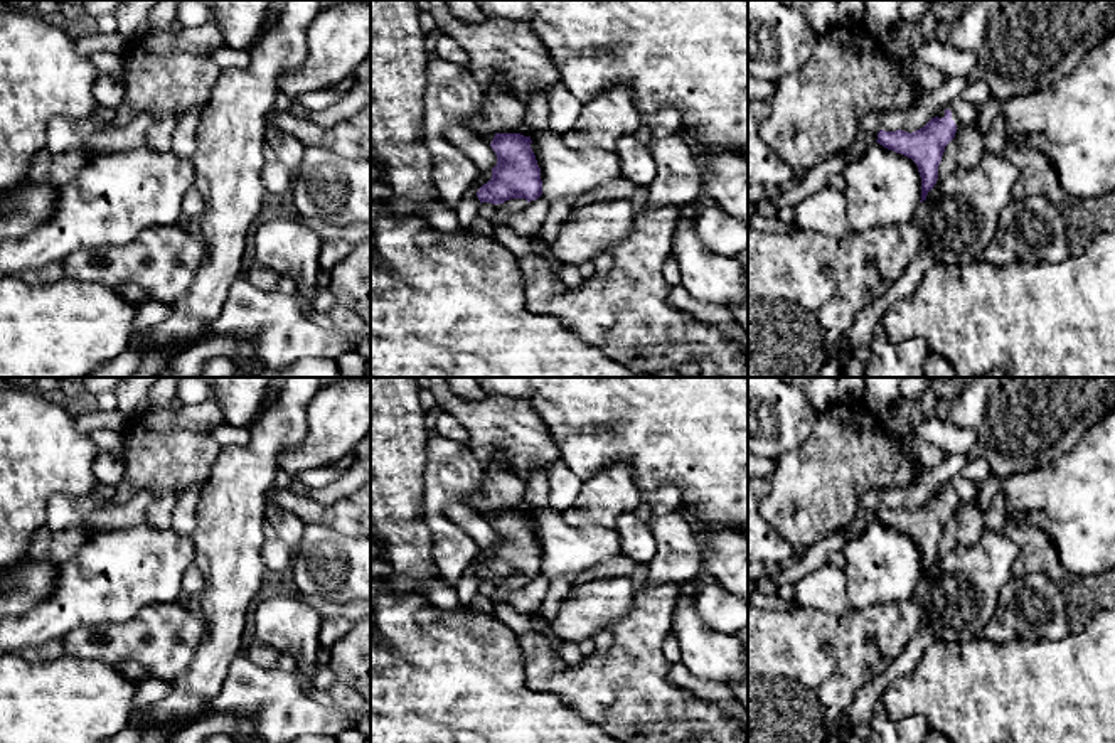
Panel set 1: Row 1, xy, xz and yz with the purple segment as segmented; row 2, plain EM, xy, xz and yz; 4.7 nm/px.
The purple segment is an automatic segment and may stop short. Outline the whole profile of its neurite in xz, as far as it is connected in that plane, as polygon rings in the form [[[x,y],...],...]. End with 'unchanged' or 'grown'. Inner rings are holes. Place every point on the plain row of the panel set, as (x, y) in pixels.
[[[495,510],[490,524],[497,543],[492,546],[492,556],[477,569],[480,581],[497,583],[510,576],[531,580],[542,573],[541,546],[531,521],[531,514],[520,510]]]; unchanged

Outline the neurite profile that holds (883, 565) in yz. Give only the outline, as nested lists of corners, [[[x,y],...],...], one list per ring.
[[[878,519],[844,546],[852,610],[911,600],[921,578],[916,541]]]

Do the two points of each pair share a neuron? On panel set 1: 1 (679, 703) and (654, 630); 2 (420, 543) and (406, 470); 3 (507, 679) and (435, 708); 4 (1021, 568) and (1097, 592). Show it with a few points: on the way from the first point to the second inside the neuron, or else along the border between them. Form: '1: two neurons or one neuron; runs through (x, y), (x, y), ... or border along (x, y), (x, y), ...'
1: one neuron; runs through (661, 684), (652, 676), (652, 649)
2: one neuron; runs through (406, 524), (406, 489)
3: one neuron; runs through (489, 679), (472, 679), (453, 696)
4: one neuron; runs through (1040, 565), (1050, 565), (1078, 590)

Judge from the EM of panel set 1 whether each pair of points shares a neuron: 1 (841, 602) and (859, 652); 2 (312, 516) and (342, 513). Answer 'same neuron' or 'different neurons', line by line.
1: different neurons
2: same neuron

